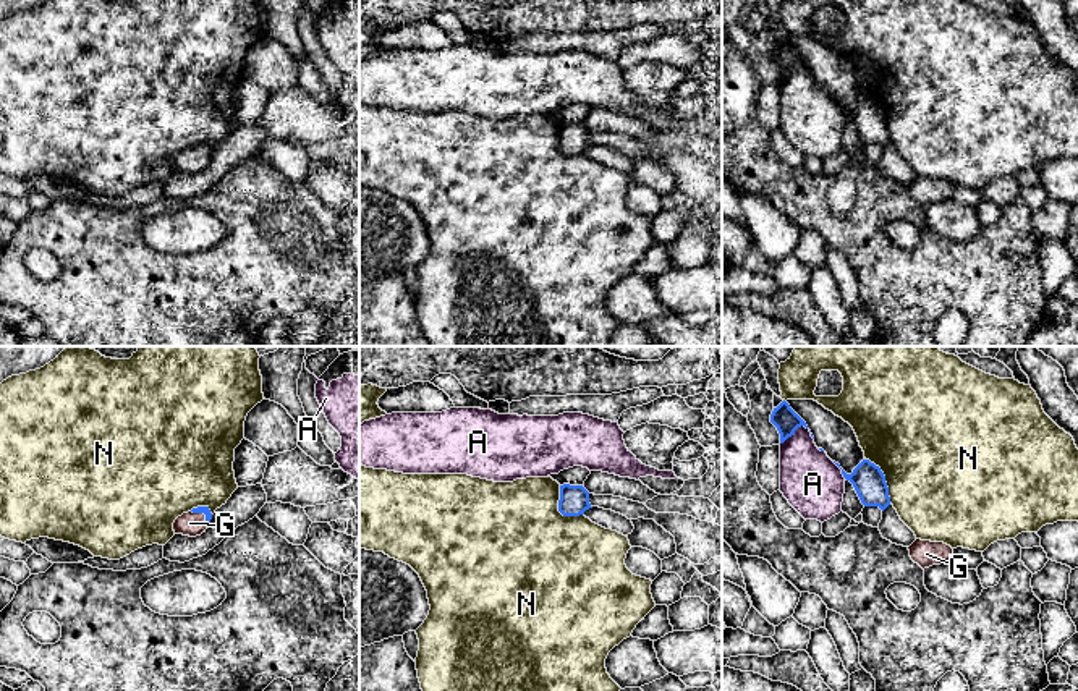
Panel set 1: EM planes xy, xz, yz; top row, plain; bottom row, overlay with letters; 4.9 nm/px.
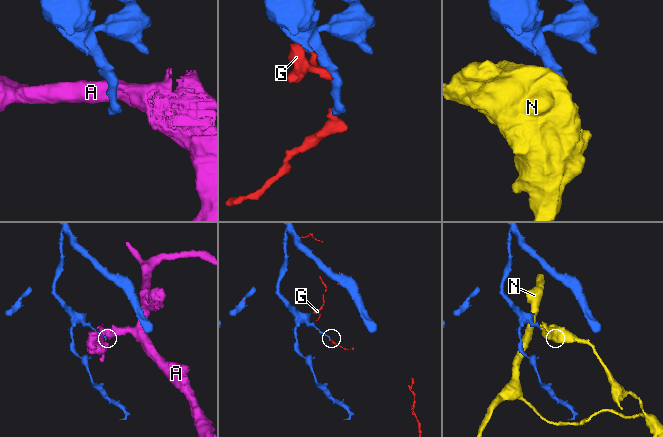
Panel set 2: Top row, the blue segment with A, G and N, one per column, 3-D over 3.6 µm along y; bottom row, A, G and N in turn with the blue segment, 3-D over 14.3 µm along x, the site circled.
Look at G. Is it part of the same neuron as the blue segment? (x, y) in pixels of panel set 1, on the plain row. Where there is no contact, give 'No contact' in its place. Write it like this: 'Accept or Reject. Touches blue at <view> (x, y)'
Accept. Touches blue at xy (204, 151)

